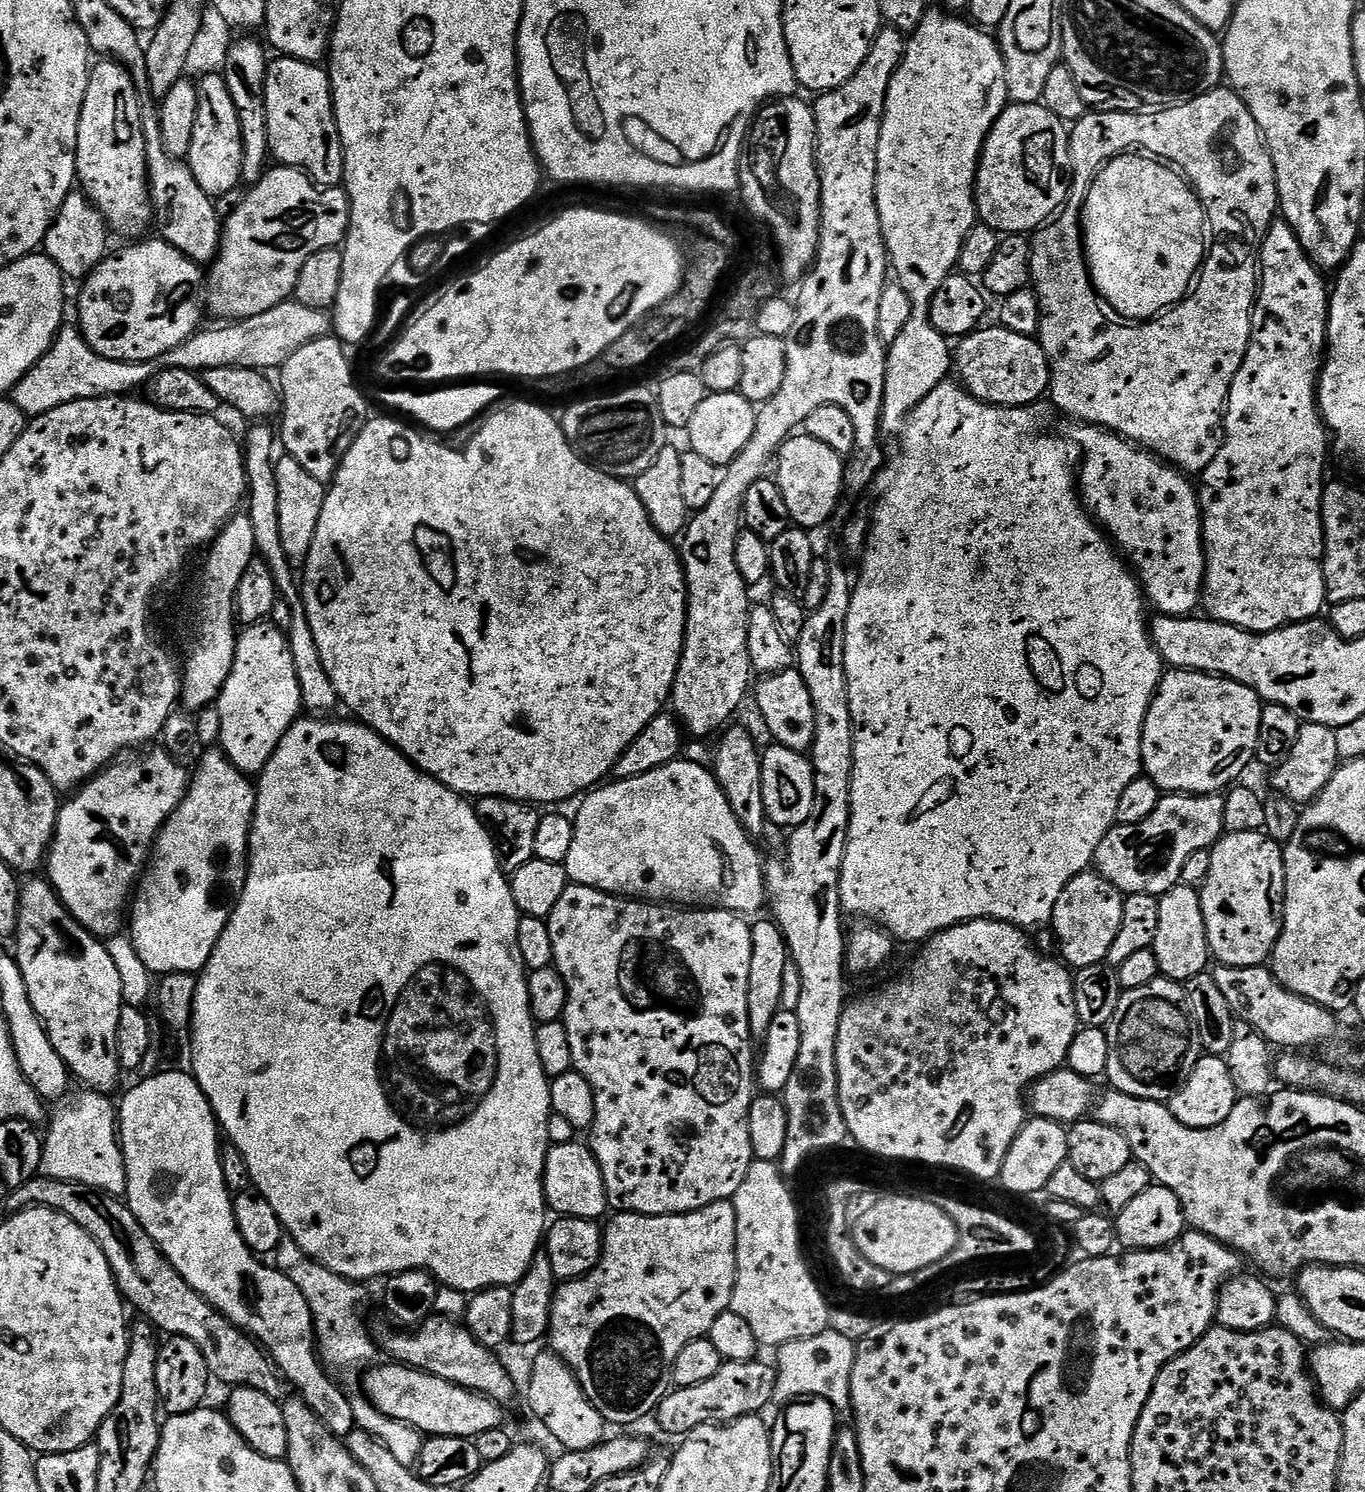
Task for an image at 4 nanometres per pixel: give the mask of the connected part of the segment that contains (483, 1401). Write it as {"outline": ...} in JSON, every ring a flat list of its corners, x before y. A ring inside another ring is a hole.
{"outline":[[387,1362,369,1367,364,1378,366,1398,384,1416,408,1424,429,1436,466,1436,475,1438,485,1430,505,1427,505,1409,496,1401,480,1392,446,1382,419,1368,408,1368,404,1364]]}

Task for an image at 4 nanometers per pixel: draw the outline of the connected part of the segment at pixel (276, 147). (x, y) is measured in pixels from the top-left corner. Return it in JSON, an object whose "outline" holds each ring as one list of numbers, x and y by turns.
{"outline":[[276,58,269,63,264,87,266,102,266,130,268,150,286,168,307,172,321,188,337,187,344,179,344,147,336,125,336,111,332,109,332,82,327,71,307,60]]}

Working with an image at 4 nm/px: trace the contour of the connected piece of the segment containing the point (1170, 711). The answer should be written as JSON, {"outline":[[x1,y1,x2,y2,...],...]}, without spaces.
{"outline":[[1183,670,1165,671,1160,684,1156,688,1156,697,1153,698,1151,706,1146,714,1146,722,1142,730,1142,762,1144,763,1142,772,1148,776,1164,794,1187,794,1190,796,1211,796,1220,794,1229,786,1235,785,1236,780,1248,768,1248,763,1256,760,1256,747,1258,742,1258,726,1262,722,1262,710,1264,704,1260,696,1250,686,1242,686,1242,682,1228,680,1224,676,1213,676,1206,672,1186,672]]}

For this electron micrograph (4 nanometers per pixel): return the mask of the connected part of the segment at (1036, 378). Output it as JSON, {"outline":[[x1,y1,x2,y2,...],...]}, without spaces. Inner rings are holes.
{"outline":[[981,326,959,341,960,349,957,347,954,352,954,368,957,373,960,371,959,383,974,398,987,404,997,404,1000,408,1025,408,1027,404,1043,401,1052,382,1052,372,1048,369,1048,356,1039,339,1014,334,1014,330,999,326,988,327]]}

